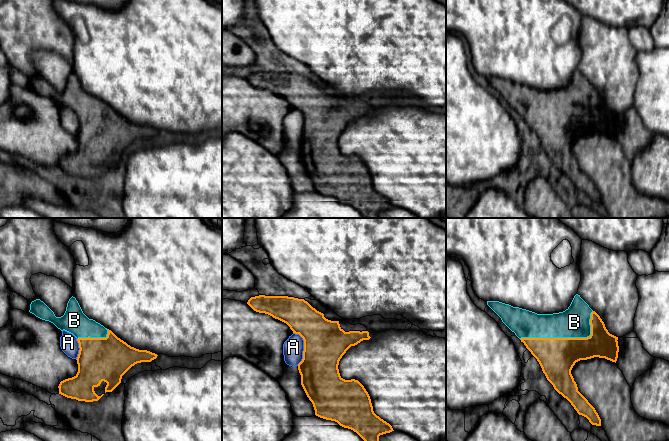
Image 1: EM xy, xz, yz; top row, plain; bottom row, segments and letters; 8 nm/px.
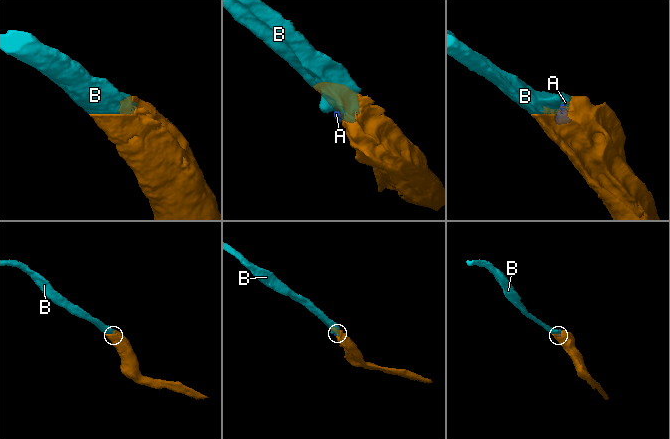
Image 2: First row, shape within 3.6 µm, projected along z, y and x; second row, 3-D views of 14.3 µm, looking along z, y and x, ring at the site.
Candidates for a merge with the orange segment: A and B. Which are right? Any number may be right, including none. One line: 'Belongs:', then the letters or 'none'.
Belongs: B

